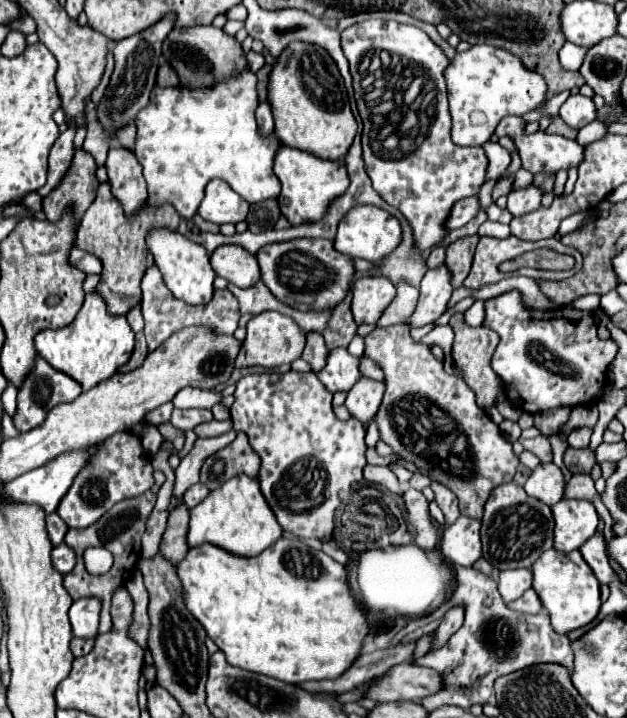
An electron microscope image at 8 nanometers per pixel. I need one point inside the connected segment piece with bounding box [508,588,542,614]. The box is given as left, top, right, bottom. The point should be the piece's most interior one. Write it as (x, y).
(530, 603)

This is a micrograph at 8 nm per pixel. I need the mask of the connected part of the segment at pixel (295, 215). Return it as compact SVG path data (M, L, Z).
M280 146L276 150L274 174L282 184L282 192L278 196L280 212L292 226L314 222L316 218L324 216L328 202L332 202L336 194L342 194L348 188L348 174L344 170L342 160L324 160L290 146Z

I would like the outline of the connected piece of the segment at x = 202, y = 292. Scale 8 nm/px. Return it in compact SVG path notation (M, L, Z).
M152 230L152 234L148 236L148 250L154 256L154 262L158 266L158 270L162 272L162 278L166 282L166 286L170 288L170 292L192 306L198 304L208 304L212 300L214 294L214 270L210 268L208 262L208 254L202 246L196 246L196 242L184 238L178 232L170 232L170 230Z

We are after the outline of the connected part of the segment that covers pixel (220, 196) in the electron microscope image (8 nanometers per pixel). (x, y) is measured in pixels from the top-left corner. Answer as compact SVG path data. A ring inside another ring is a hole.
M212 180L206 186L206 196L198 214L214 224L238 224L246 218L248 204L244 204L244 200L224 180Z

